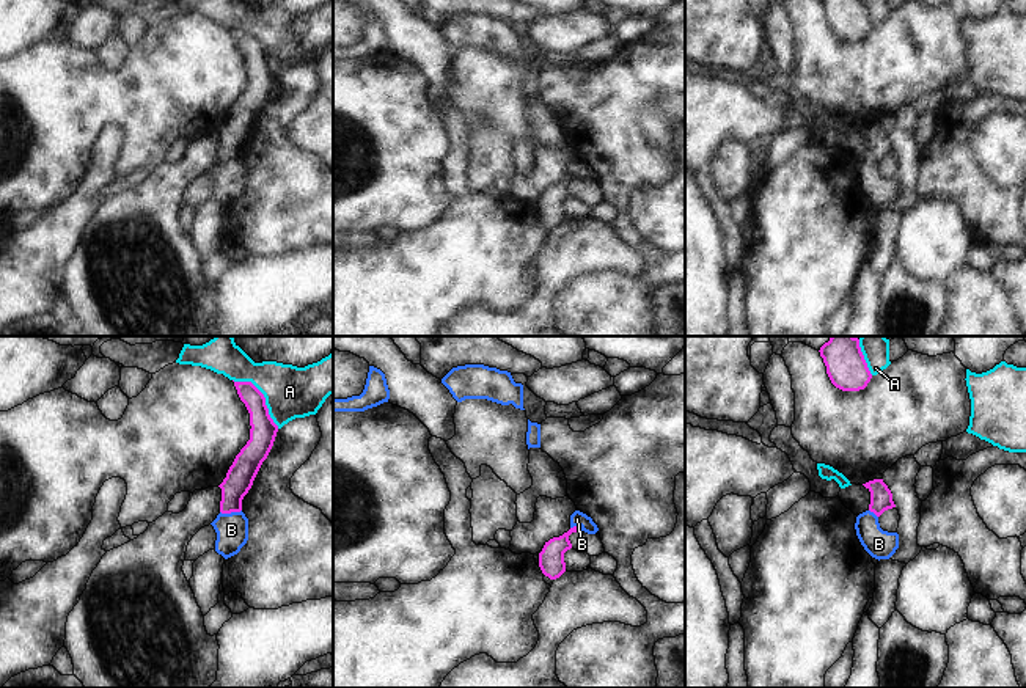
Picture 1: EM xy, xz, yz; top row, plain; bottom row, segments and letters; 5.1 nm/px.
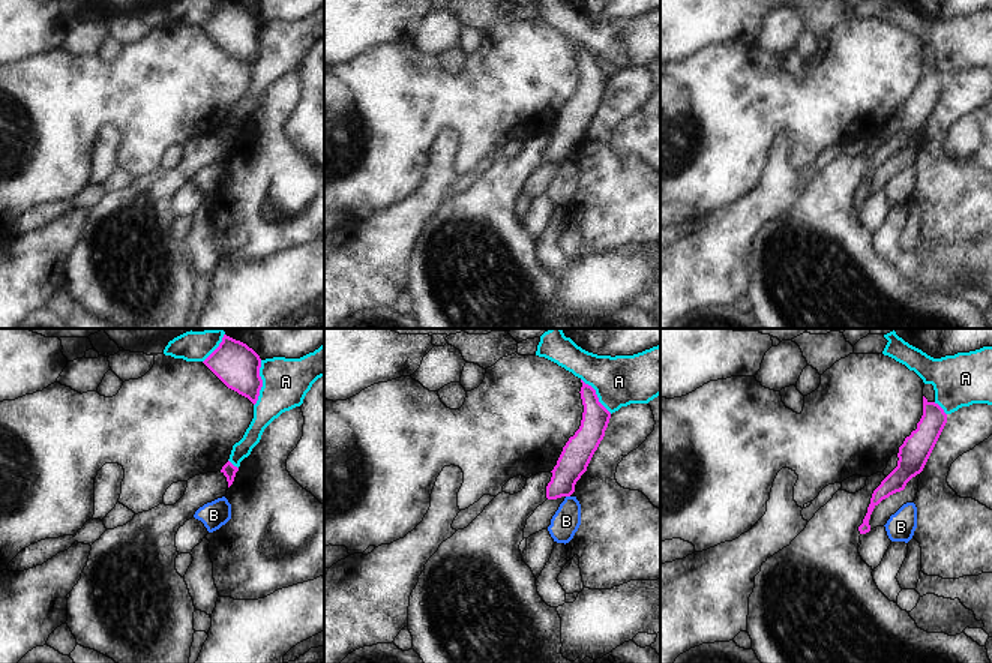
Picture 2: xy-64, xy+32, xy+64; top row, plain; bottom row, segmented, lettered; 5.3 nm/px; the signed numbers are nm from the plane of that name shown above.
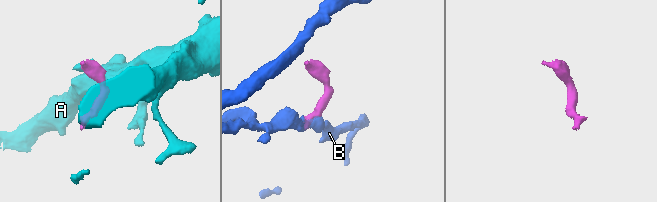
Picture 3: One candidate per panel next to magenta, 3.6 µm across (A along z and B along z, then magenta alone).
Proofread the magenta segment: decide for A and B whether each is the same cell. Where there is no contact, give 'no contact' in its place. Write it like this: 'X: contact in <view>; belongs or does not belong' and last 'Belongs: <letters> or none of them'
A: contact in xy; does not belong
B: contact in xy; does not belong
Belongs: none of them

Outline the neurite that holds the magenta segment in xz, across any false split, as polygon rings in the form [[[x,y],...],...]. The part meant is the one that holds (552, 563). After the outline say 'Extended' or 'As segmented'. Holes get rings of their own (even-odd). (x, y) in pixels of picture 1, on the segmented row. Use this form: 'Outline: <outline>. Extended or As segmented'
Outline: [[[573,526],[559,537],[553,537],[539,553],[534,554],[536,564],[544,573],[544,581],[553,584],[566,572],[564,553],[572,548],[569,536],[572,532],[581,531],[581,526]]]. Extended.

